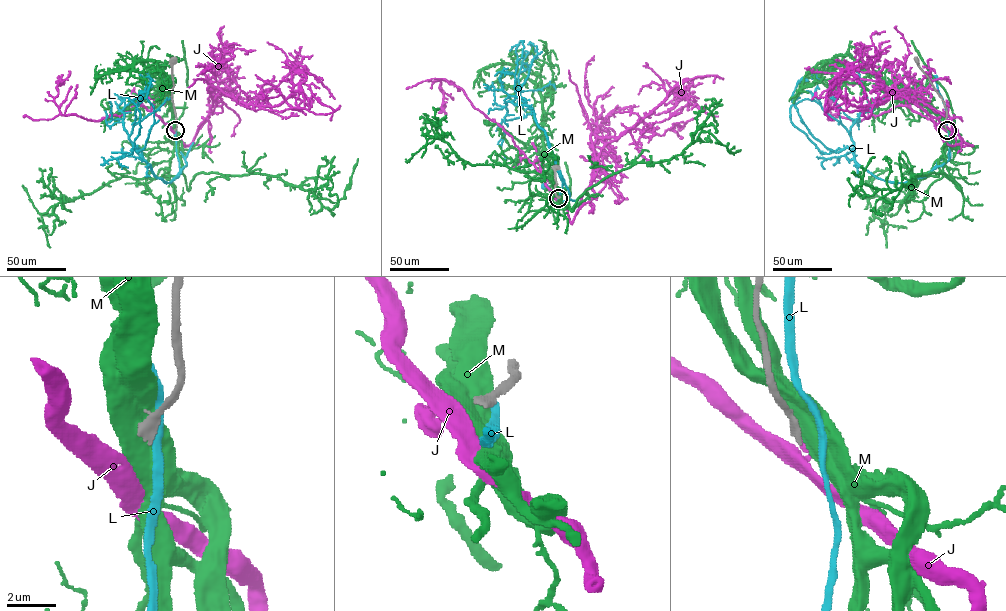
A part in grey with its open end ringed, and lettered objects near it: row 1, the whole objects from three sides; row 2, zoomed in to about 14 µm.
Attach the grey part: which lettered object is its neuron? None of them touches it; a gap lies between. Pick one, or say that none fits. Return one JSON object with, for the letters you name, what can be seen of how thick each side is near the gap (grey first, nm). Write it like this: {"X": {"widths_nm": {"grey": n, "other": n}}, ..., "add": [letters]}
{"add": []}

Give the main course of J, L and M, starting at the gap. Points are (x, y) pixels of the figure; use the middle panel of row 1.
J: (557, 198), (567, 209), (571, 223), (596, 173), (601, 149), (633, 128), (674, 90), (690, 104), (718, 116)
L: (558, 199), (544, 185)
M: (557, 198), (565, 189), (571, 211), (605, 178), (637, 163), (673, 158), (701, 132), (729, 152), (741, 149)

